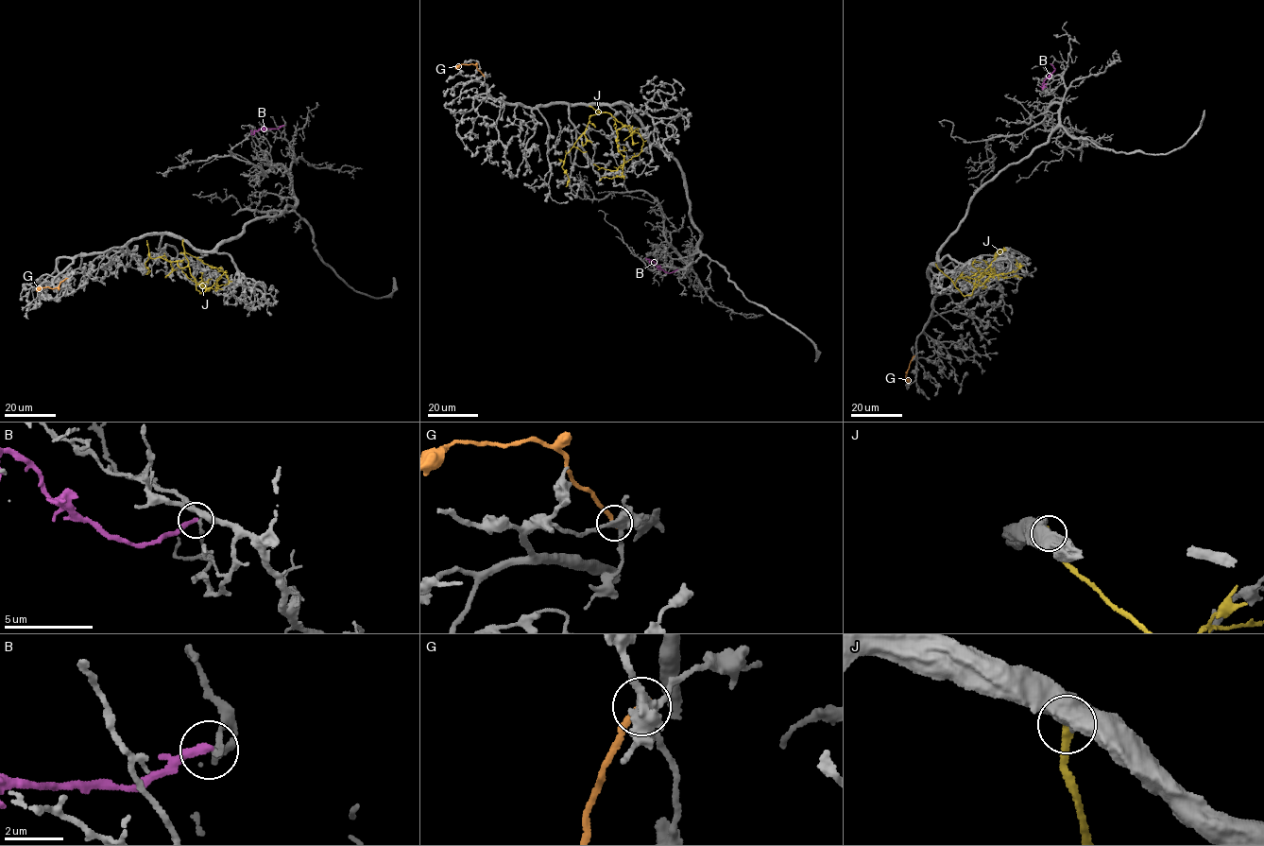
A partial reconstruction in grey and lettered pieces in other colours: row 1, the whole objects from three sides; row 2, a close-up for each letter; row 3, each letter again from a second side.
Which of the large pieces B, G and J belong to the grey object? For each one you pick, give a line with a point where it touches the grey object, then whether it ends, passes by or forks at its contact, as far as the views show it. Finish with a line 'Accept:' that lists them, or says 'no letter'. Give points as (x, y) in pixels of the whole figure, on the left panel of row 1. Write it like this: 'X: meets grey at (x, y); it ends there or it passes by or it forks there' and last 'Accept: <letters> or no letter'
Accept: no letter

